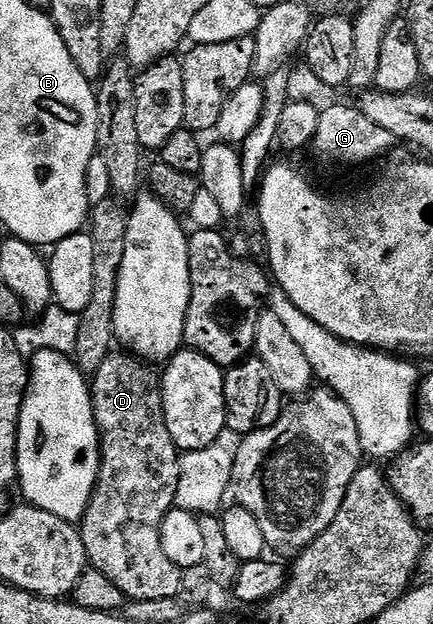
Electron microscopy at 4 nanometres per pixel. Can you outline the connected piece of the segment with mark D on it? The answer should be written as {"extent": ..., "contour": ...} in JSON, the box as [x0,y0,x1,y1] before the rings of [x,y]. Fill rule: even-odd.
{"extent":[78,353,181,603],"contour":[[[131,353],[108,354],[95,374],[90,379],[90,414],[93,423],[96,425],[96,433],[100,445],[100,469],[96,472],[96,486],[92,489],[92,496],[88,507],[84,511],[84,518],[78,524],[78,530],[82,537],[82,545],[86,545],[89,564],[95,570],[103,573],[106,577],[118,585],[120,592],[124,594],[125,600],[137,603],[138,601],[162,601],[163,599],[175,599],[180,594],[180,573],[181,568],[174,566],[162,553],[160,541],[160,525],[166,513],[173,510],[176,500],[176,489],[178,485],[178,473],[180,472],[180,455],[177,452],[172,438],[164,425],[164,406],[160,397],[160,379],[147,362],[141,361]]]}

